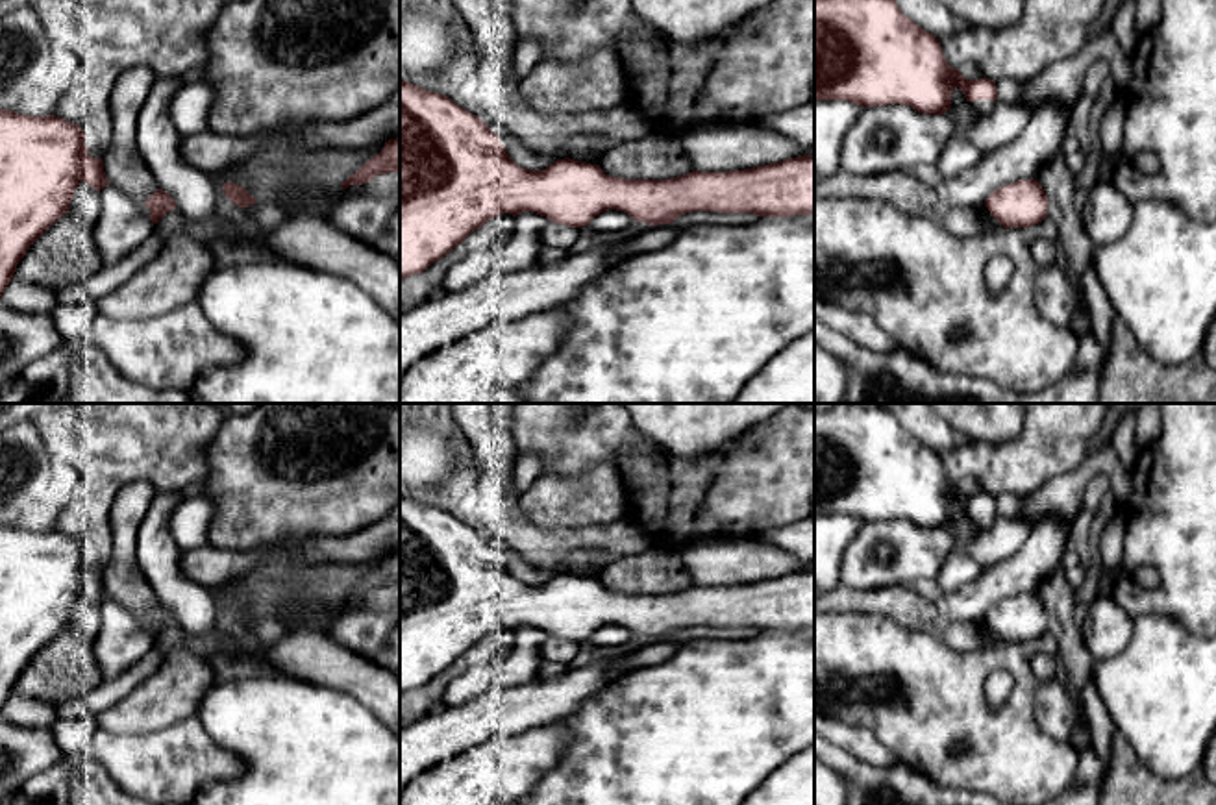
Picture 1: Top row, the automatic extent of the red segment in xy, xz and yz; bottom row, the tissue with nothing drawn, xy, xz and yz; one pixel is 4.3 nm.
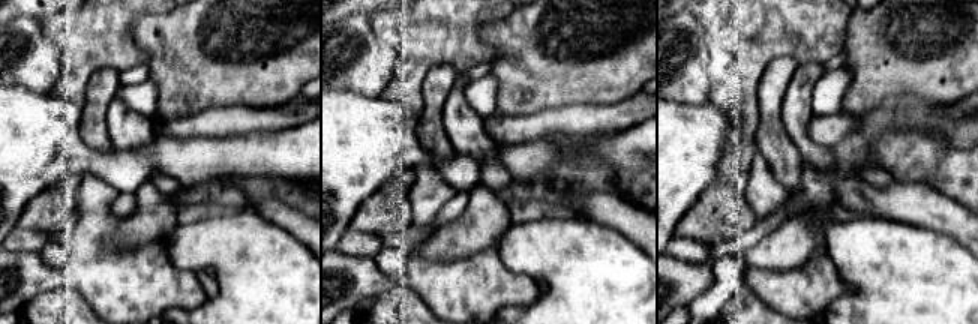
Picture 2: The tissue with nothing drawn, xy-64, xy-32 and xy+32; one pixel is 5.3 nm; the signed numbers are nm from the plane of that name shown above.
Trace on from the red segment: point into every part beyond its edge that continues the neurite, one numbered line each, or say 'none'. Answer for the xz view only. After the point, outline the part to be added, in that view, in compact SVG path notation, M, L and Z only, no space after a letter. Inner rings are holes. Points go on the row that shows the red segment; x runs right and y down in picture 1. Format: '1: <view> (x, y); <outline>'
none

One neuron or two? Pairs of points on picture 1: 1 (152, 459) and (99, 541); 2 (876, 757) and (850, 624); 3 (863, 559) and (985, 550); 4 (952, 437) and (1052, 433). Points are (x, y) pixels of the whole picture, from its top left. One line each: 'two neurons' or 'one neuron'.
1: one neuron
2: two neurons
3: one neuron
4: two neurons

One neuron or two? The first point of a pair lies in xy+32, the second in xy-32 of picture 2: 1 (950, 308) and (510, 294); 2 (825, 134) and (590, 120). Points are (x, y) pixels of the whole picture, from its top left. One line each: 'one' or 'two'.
1: two
2: one

